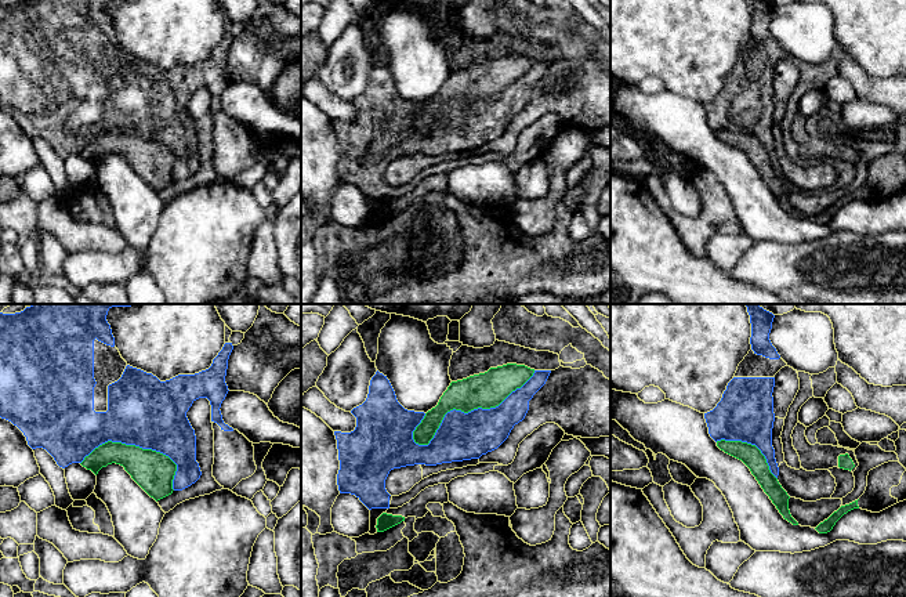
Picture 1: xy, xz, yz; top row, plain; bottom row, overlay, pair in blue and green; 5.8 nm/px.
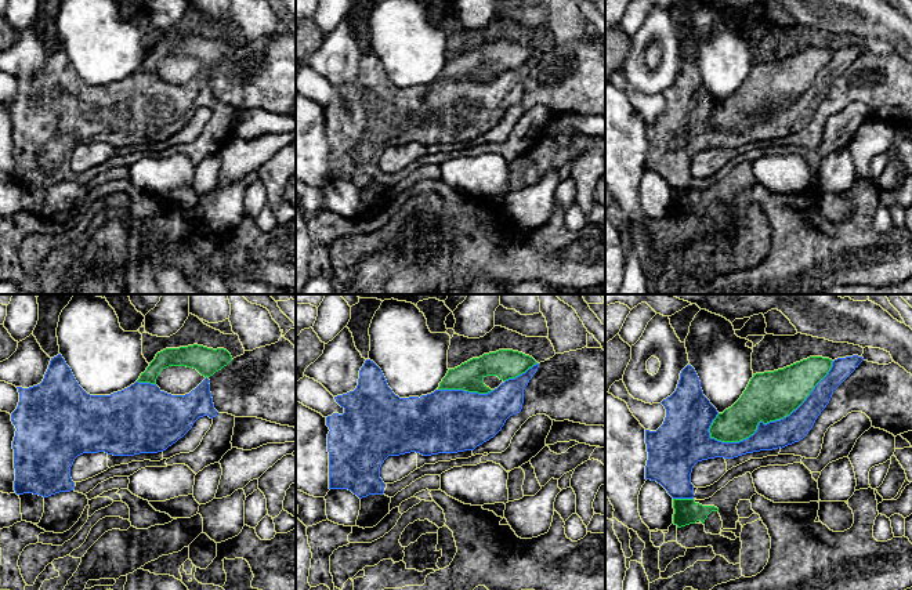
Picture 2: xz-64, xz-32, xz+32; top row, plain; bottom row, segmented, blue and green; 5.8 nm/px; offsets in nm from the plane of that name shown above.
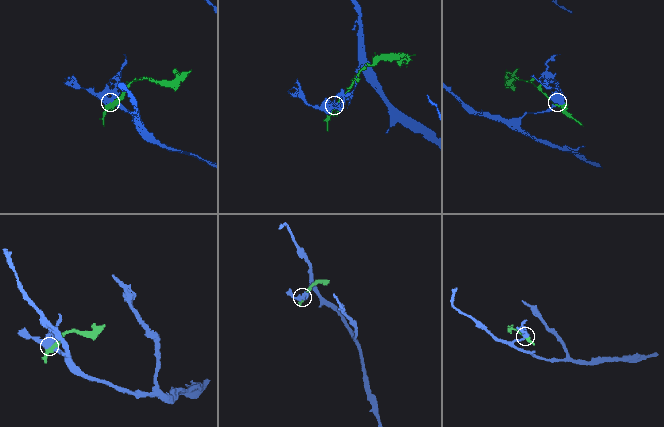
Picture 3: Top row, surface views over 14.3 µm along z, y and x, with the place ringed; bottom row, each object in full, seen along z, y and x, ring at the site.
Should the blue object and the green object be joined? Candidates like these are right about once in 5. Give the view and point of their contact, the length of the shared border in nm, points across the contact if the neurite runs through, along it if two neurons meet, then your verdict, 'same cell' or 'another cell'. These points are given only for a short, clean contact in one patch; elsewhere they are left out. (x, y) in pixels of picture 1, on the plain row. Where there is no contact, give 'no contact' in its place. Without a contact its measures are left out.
xz (468, 102) | 800 nm | another cell

